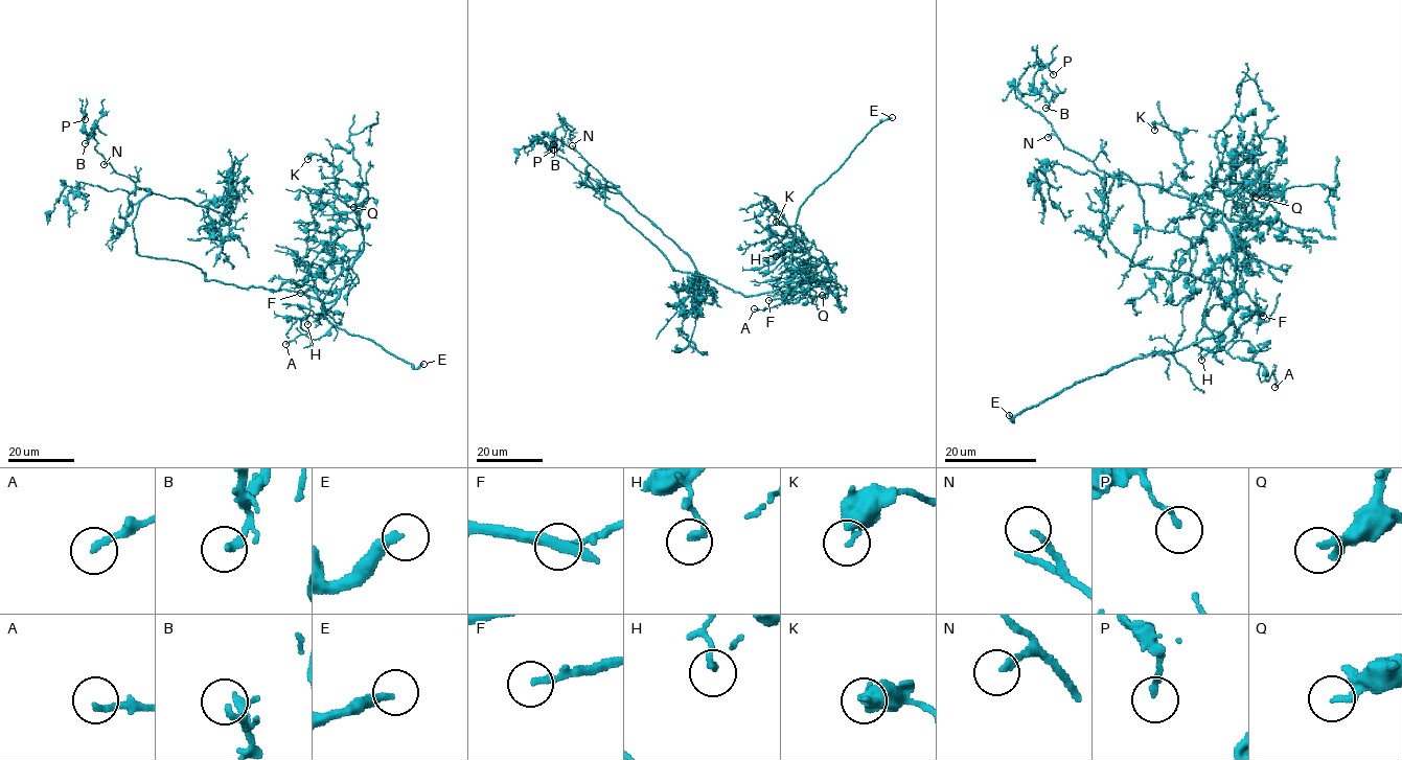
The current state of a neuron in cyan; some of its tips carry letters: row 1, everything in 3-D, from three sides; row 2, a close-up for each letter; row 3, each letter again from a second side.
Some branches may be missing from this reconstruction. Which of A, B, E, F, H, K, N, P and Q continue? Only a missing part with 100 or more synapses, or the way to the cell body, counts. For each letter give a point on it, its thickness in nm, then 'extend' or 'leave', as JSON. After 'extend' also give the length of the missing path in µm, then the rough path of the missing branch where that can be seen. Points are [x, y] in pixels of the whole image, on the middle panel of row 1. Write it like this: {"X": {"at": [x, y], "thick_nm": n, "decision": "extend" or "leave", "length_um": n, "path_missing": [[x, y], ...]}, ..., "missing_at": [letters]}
{"A": {"at": [754, 308], "thick_nm": 200, "decision": "leave"}, "B": {"at": [553, 144], "thick_nm": 200, "decision": "leave"}, "E": {"at": [892, 117], "thick_nm": 280, "decision": "extend", "length_um": 30}, "F": {"at": [768, 300], "thick_nm": 190, "decision": "leave"}, "H": {"at": [776, 256], "thick_nm": 200, "decision": "leave"}, "K": {"at": [776, 222], "thick_nm": 380, "decision": "leave"}, "N": {"at": [572, 145], "thick_nm": 200, "decision": "extend", "length_um": 30, "path_missing": [[572, 145], [549, 137], [546, 128], [531, 109], [539, 113], [547, 110]]}, "P": {"at": [553, 150], "thick_nm": 170, "decision": "leave"}, "Q": {"at": [822, 295], "thick_nm": 170, "decision": "leave"}, "missing_at": ["E", "N"]}

